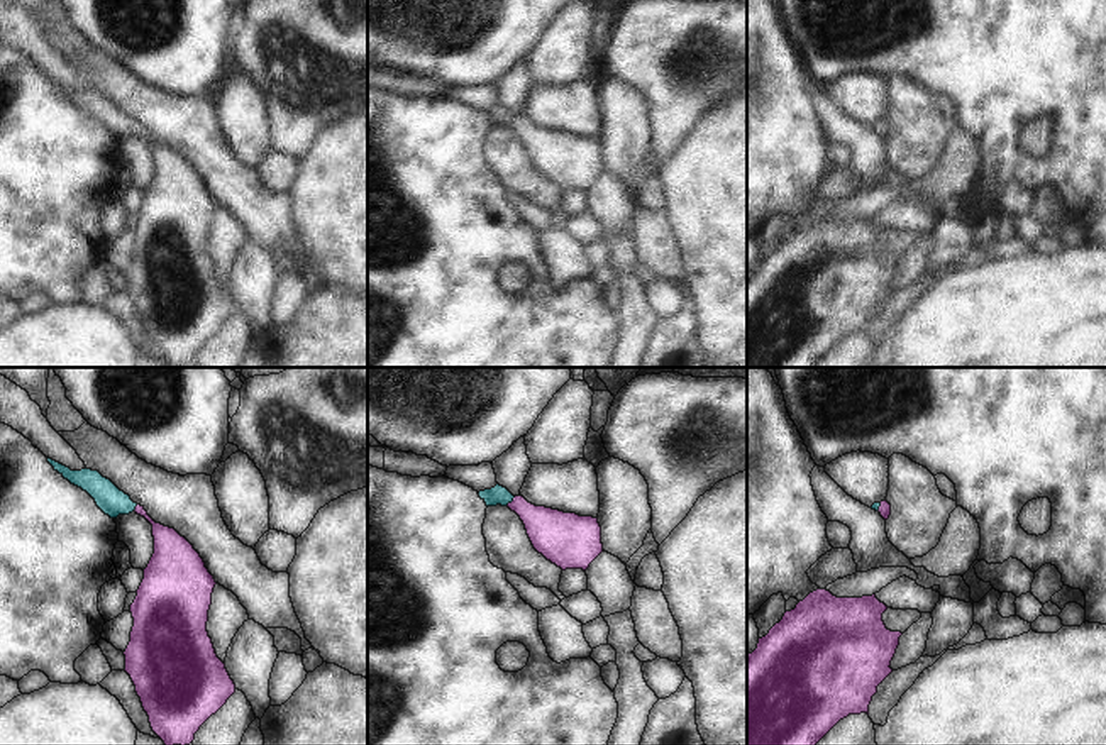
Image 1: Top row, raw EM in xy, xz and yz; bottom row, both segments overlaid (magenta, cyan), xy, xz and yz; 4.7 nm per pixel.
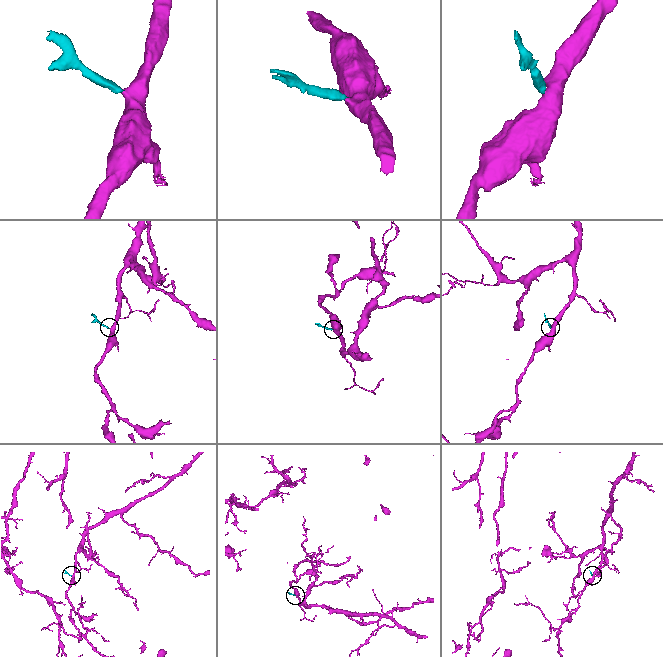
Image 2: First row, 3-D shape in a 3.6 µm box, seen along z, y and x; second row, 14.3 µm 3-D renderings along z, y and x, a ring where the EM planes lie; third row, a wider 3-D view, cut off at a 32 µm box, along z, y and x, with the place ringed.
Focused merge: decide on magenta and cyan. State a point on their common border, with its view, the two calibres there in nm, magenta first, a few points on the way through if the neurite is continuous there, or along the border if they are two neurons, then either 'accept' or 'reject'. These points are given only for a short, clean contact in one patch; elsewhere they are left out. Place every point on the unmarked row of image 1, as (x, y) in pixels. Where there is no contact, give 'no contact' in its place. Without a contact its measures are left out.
contact xz (512, 122); calibres 220 and 90 nm; way xz (552, 154), (512, 122), (498, 115); accept

